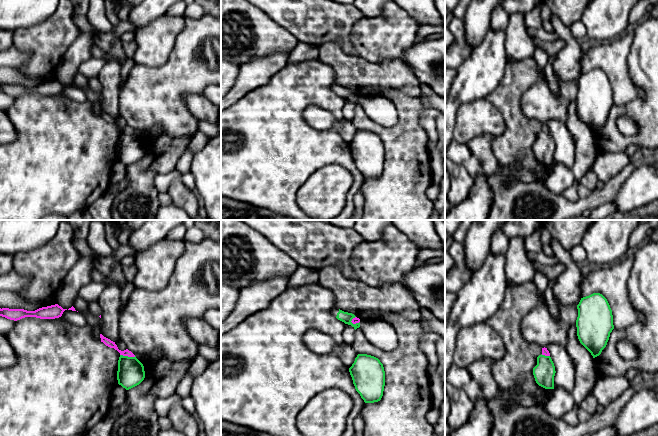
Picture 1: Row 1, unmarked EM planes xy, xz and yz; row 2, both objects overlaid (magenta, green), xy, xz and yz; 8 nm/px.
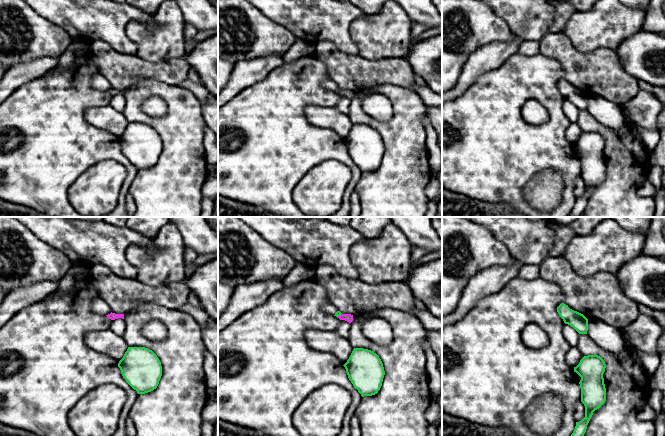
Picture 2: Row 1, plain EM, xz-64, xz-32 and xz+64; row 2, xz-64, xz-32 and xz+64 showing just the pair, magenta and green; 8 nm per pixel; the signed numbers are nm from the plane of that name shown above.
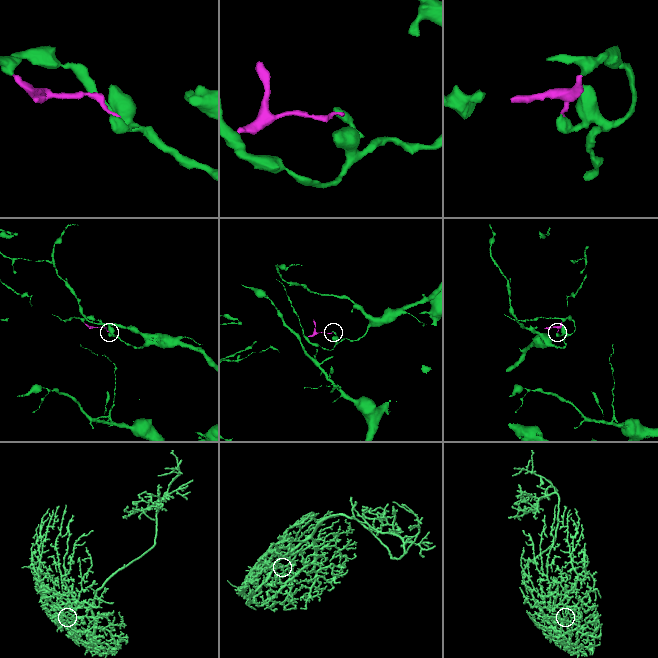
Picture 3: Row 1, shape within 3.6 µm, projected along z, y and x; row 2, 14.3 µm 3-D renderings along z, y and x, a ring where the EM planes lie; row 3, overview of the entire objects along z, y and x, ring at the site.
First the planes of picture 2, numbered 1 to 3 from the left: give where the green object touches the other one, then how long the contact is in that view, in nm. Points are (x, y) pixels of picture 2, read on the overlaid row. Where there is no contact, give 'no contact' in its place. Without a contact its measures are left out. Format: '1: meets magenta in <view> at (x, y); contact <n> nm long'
1: no contact
2: meets magenta in xz-32 at (340, 315); contact 50 nm long
3: no contact

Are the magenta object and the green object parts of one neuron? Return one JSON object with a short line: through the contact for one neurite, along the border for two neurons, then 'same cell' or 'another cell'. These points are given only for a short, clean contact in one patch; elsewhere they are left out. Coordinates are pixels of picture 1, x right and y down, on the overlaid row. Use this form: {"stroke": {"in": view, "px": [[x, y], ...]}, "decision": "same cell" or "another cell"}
{"decision": "same cell"}

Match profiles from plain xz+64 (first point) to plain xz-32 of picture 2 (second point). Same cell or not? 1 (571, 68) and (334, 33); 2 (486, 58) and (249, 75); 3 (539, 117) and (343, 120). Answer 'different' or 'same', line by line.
1: different
2: same
3: same

